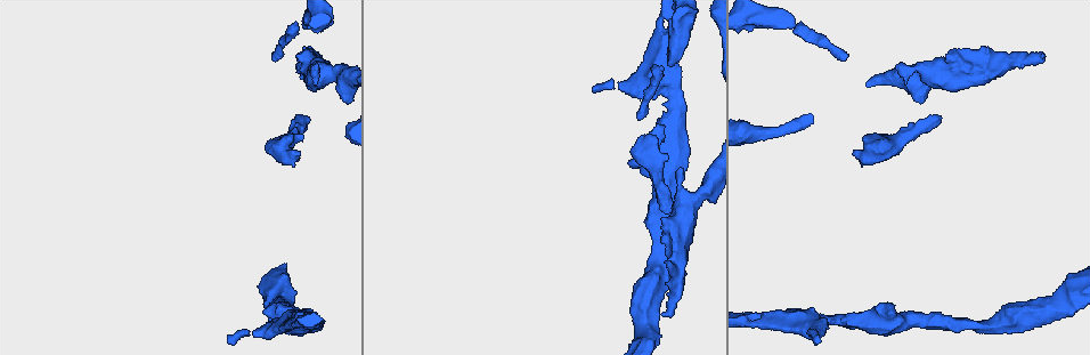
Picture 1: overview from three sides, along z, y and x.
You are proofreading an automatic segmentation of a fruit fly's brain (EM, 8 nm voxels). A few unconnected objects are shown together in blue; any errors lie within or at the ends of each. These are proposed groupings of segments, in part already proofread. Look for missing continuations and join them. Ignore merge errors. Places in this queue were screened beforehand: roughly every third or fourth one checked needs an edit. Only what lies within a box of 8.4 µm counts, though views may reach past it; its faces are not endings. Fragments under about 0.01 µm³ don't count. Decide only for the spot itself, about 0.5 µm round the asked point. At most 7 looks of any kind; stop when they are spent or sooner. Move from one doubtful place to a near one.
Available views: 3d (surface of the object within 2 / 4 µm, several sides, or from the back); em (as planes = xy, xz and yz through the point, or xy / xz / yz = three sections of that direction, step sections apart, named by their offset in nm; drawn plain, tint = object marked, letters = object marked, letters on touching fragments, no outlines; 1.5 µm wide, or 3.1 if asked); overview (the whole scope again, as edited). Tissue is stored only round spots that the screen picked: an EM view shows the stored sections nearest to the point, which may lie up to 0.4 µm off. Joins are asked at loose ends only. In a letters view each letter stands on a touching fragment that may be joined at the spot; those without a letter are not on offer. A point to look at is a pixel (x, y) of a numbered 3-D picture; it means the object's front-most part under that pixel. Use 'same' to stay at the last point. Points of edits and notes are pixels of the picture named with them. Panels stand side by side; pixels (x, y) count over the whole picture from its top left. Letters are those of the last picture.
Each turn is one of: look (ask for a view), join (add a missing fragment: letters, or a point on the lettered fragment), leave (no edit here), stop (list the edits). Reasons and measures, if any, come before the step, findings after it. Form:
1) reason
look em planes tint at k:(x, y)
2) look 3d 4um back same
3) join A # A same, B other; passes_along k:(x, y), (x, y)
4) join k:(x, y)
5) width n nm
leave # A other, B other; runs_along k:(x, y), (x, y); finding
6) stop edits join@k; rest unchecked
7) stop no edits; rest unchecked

an open end
look 3d 4um back at 1:(266, 311)

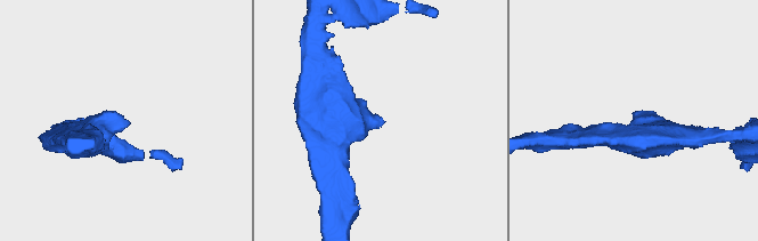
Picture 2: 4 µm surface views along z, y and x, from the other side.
need the tissue
look em planes letters at 2:(635, 123)

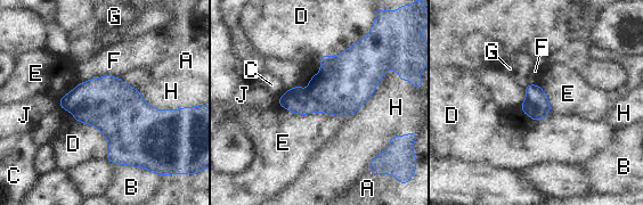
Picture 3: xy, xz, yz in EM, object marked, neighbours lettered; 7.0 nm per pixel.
leave # A other, B other, C other, D other, E other, F other, G other, H other, J other; border 3:(278, 103), (294, 113), (348, 117); none of them fits

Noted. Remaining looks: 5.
an open end
look 3d 4um back at 1:(594, 91)

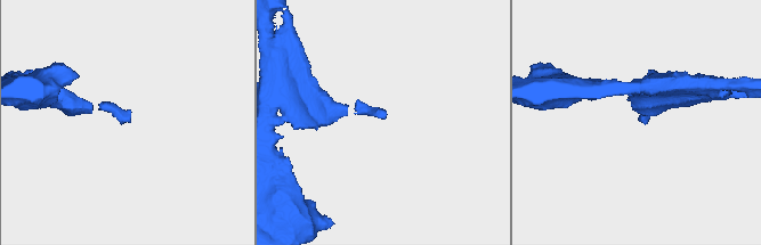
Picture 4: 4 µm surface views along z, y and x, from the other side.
look em yz step 4 letters at 4:(130, 122)

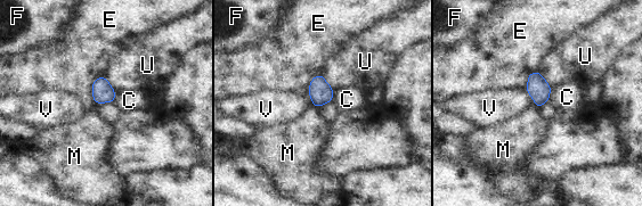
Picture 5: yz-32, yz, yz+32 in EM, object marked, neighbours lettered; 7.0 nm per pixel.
cut it another way
look em planes letters same

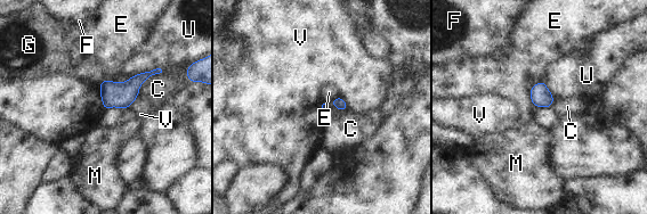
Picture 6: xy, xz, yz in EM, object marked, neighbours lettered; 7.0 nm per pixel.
leave # C other, E other, F other, G other, M other, U other, V other; border 6:(339, 97), (348, 108); no lettered fragment goes on from it

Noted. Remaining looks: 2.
stop no edits; rest unchecked

